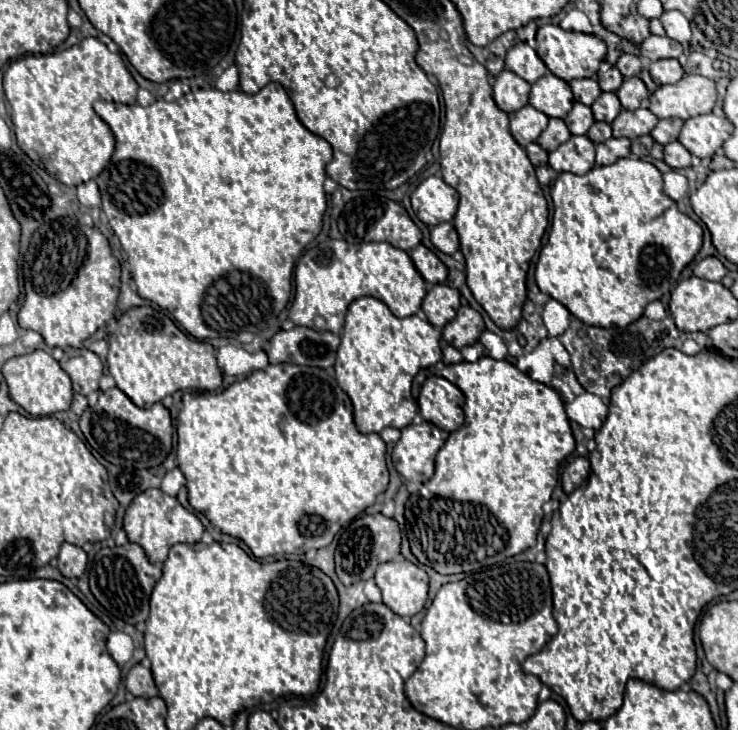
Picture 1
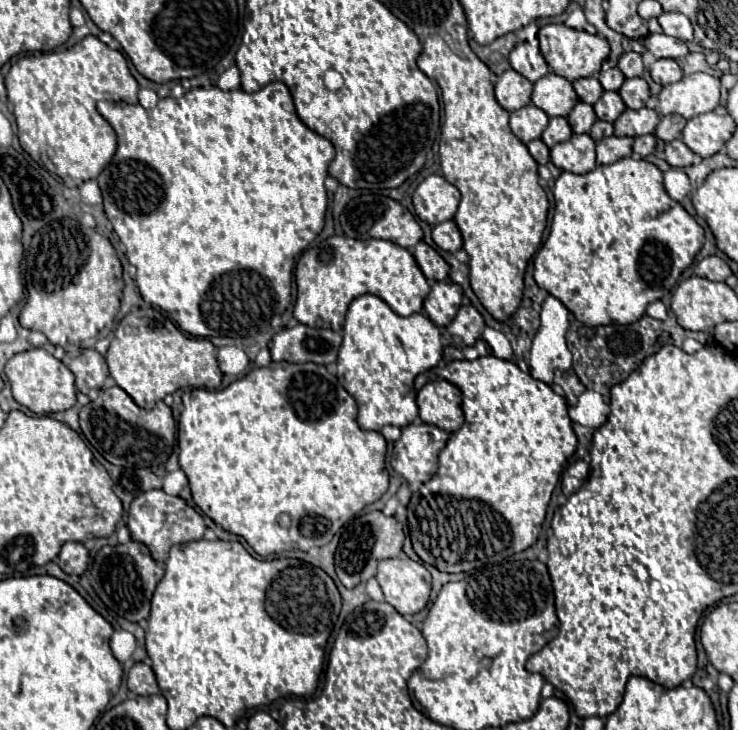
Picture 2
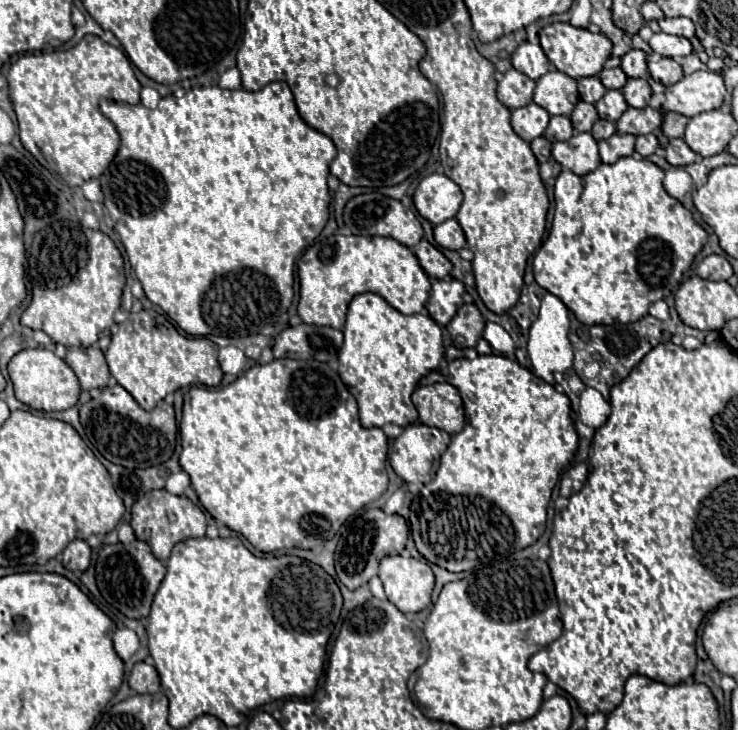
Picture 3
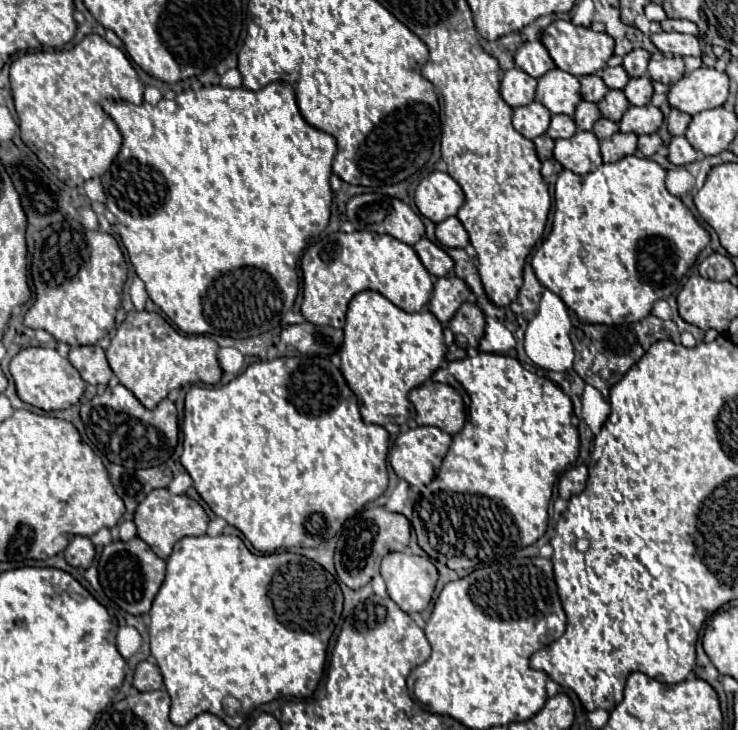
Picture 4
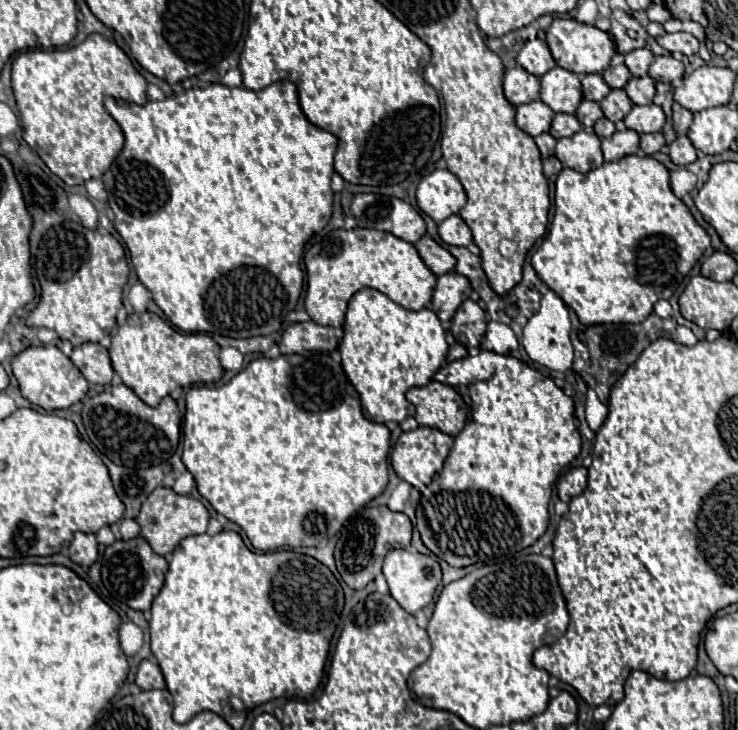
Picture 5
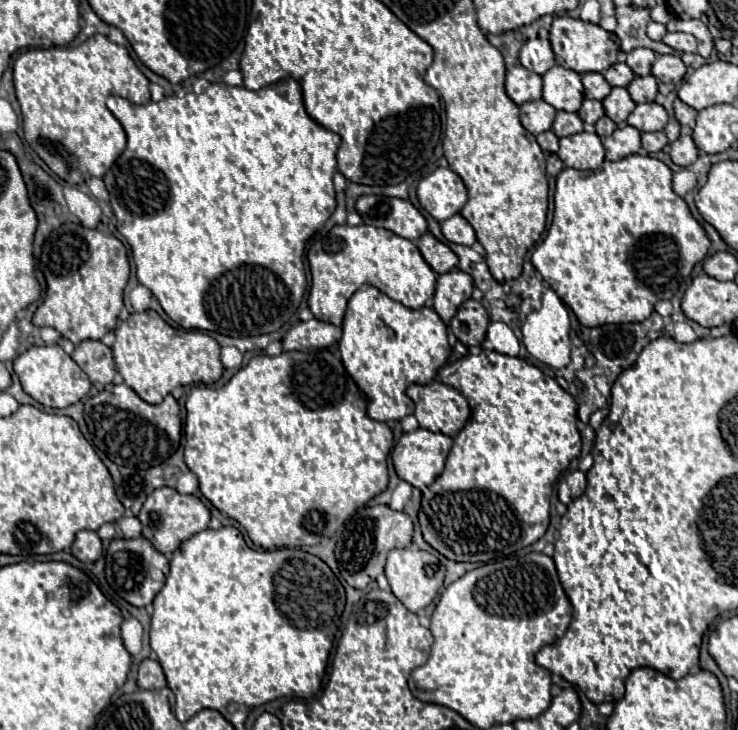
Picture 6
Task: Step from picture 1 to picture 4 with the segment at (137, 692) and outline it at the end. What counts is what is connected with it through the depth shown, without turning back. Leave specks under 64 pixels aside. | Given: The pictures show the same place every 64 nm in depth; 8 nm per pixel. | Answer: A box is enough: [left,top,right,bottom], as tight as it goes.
[134,660,164,692]

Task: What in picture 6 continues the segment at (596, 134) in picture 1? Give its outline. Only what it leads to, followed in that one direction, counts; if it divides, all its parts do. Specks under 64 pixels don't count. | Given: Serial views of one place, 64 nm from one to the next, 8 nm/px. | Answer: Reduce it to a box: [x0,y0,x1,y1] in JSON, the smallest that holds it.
[596,116,616,138]

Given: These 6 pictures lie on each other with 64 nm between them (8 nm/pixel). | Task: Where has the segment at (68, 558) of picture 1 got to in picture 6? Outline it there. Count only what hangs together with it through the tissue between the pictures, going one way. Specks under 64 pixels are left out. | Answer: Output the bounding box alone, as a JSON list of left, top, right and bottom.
[70,530,102,562]

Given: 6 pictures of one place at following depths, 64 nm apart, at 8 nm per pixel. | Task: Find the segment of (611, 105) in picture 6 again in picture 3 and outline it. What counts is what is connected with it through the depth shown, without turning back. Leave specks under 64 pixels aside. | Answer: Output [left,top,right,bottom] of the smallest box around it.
[596,90,628,122]

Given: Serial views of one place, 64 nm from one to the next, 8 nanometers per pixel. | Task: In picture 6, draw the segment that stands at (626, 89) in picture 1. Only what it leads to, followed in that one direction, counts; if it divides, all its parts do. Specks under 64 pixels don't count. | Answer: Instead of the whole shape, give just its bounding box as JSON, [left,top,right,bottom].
[628,76,658,104]

